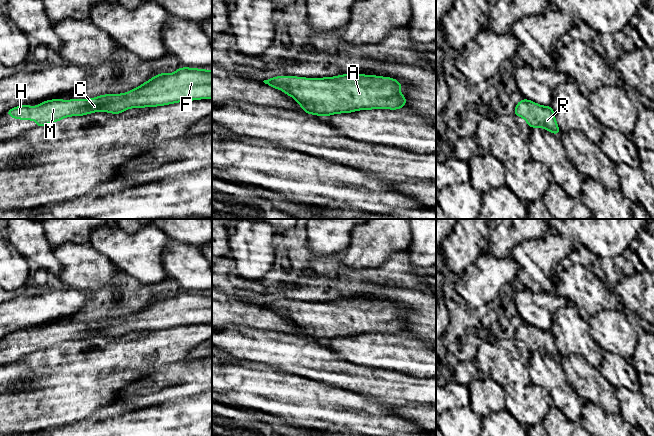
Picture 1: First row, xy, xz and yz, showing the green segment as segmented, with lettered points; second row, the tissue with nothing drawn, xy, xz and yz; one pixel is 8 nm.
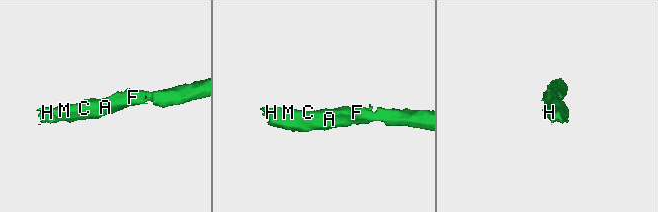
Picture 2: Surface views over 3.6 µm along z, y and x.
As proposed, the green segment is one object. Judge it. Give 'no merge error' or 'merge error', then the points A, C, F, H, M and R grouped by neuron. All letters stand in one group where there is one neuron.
no merge error | A C F H M R

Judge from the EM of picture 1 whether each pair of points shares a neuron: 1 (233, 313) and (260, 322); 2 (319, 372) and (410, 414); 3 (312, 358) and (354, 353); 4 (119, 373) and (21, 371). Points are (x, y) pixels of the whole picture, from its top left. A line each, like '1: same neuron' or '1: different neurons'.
1: same neuron
2: different neurons
3: different neurons
4: different neurons

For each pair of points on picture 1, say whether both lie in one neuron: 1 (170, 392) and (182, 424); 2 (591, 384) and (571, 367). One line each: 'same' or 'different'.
1: different
2: same

